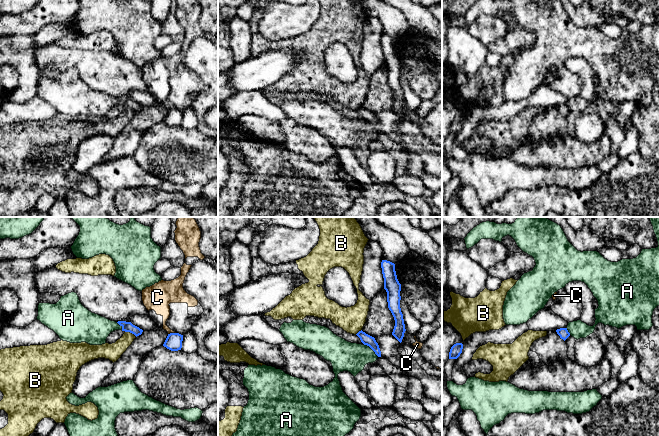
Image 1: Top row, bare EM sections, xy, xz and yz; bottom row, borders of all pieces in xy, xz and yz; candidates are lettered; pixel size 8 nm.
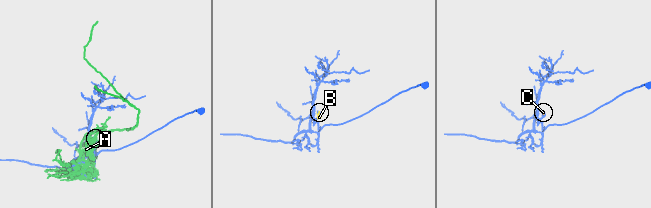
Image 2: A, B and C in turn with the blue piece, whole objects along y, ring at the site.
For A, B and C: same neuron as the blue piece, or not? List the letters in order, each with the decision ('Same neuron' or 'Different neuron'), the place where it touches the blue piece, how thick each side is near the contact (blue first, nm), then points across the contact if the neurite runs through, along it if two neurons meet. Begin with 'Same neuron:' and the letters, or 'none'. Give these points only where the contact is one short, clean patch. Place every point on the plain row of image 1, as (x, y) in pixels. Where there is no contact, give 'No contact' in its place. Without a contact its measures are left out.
Same neuron: none
A: Different neuron. Touches blue at xz (371, 124). Thickness 90 nm (blue) against 240 nm
B: Different neuron. Touches blue at xy (131, 108). Thickness 80 nm (blue) against 140 nm
C: Different neuron. Touches blue at xy (171, 109). Thickness 140 nm (blue) against 140 nm

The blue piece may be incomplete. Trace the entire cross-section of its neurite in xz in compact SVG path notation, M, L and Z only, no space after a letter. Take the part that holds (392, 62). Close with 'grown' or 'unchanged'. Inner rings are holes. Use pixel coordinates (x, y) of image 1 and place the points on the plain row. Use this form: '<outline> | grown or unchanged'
M382 36L381 44L384 54L384 65L387 68L388 84L395 96L392 111L401 119L406 107L403 90L400 84L401 60L397 55L394 39L387 36Z | unchanged

